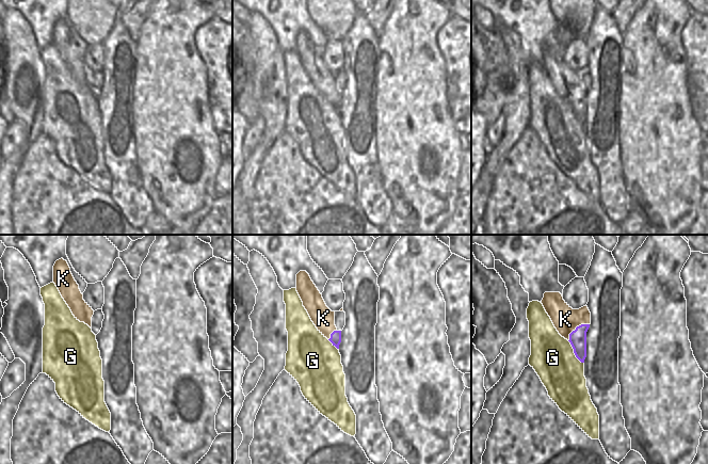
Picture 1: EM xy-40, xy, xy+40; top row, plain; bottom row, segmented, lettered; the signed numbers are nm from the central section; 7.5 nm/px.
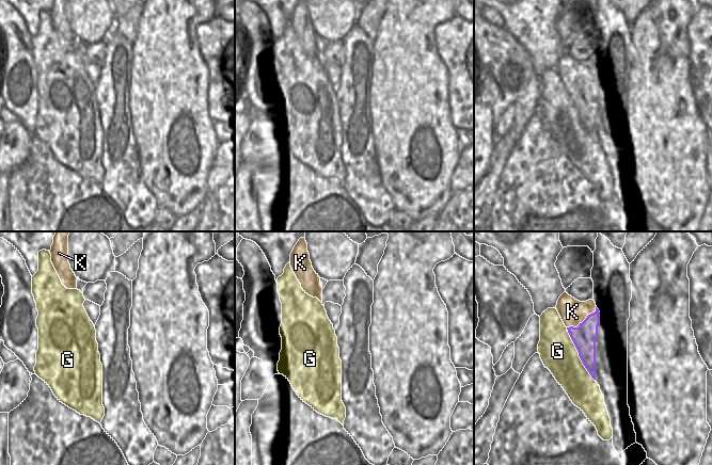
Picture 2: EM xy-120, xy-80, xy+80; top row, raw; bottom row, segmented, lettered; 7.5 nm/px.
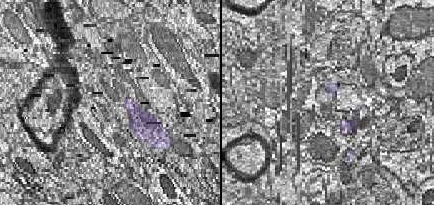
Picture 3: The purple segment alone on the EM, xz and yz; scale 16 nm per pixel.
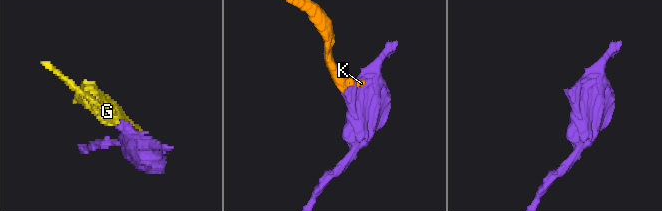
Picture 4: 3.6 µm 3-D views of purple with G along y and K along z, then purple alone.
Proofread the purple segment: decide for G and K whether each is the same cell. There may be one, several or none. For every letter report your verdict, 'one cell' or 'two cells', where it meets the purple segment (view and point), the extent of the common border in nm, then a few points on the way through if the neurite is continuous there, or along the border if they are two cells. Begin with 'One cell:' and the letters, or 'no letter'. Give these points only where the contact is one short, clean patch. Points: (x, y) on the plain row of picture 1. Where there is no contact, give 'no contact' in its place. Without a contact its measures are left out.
One cell: no letter
G: two cells | xy+40 (574, 113) | 220 nm
K: two cells | xy+40 (576, 89) | 200 nm | along xy+40 (589, 84), (578, 86), (569, 95), (568, 101)

